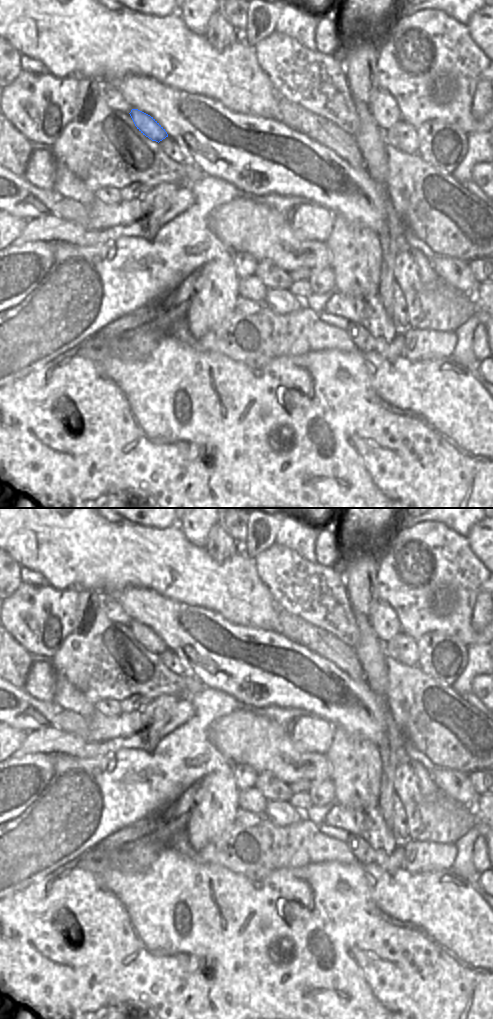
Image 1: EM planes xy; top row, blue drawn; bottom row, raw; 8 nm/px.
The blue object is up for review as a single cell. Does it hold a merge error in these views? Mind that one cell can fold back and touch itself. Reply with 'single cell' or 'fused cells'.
single cell

